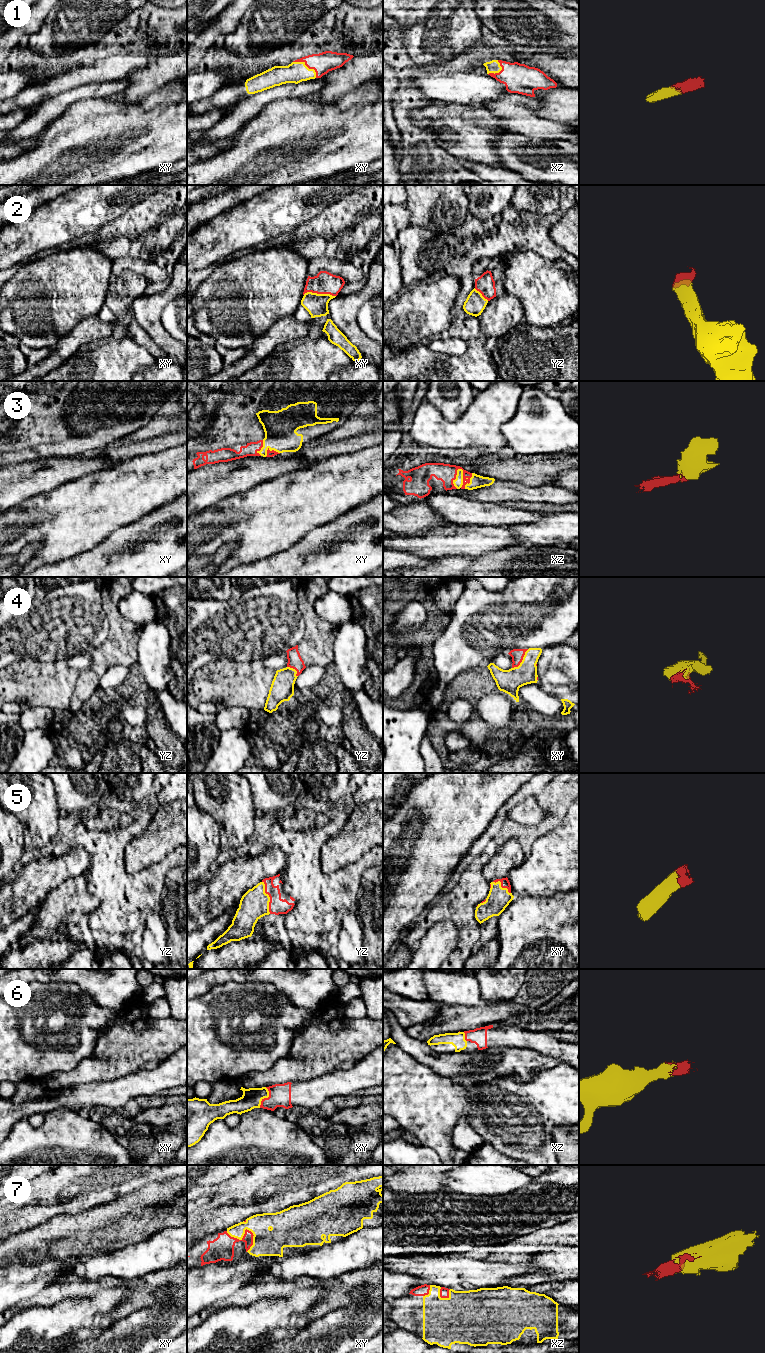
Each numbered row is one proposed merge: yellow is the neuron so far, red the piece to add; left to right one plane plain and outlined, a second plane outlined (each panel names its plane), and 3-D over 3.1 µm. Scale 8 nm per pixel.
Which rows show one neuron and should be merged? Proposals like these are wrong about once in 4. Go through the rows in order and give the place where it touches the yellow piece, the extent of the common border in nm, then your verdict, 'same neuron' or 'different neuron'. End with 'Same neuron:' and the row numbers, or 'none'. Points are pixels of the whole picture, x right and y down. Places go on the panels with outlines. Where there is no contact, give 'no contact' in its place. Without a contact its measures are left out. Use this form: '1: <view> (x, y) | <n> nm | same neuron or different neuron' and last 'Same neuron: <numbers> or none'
1: xy (306, 66) | 240 nm | same neuron
2: xy (319, 294) | 260 nm | same neuron
3: xz (462, 474) | 190 nm | same neuron
4: xy (522, 660) | 200 nm | same neuron
5: yz (269, 897) | 280 nm | same neuron
6: xy (266, 1097) | 180 nm | same neuron
7: xy (244, 1232) | 240 nm | same neuron
Same neuron: 1, 2, 3, 4, 5, 6, 7

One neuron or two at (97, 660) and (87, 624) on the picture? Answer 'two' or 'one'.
two

